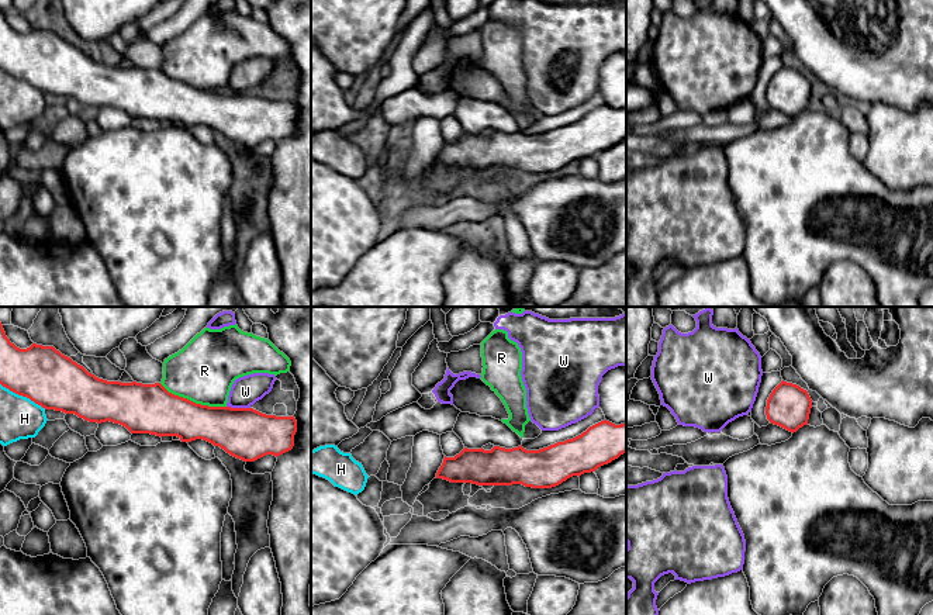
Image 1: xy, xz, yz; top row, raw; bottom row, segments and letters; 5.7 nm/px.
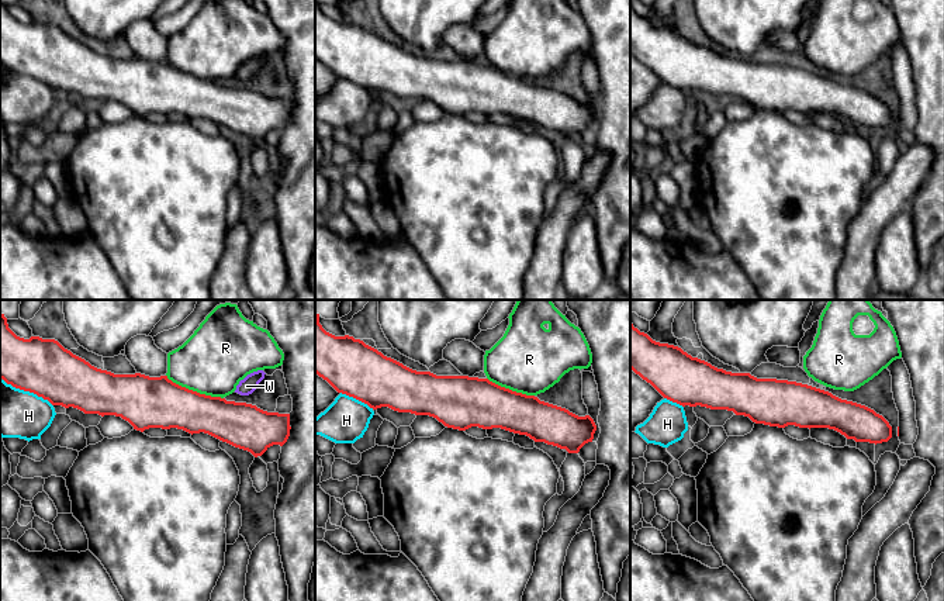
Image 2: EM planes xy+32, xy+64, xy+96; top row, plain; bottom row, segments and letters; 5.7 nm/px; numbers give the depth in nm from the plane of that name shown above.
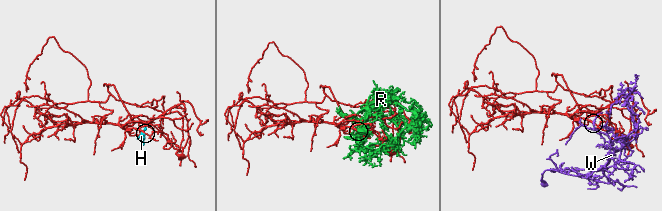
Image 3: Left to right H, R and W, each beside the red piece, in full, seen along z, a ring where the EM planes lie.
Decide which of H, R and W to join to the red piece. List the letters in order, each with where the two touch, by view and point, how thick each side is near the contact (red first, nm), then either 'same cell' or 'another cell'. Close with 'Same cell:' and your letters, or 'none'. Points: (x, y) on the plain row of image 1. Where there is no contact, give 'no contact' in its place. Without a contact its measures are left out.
H: xy (23, 80) | 320/240 nm | another cell
R: xy (192, 86) | 280/360 nm | another cell
W: xy (238, 93) | 300/170 nm | another cell
Same cell: none

